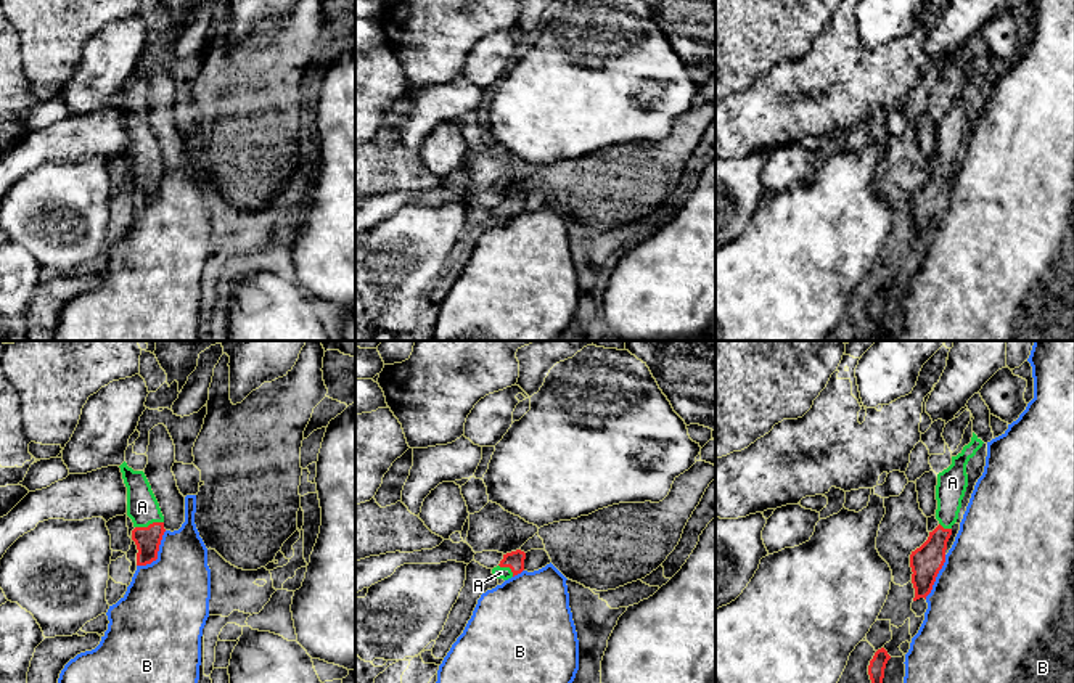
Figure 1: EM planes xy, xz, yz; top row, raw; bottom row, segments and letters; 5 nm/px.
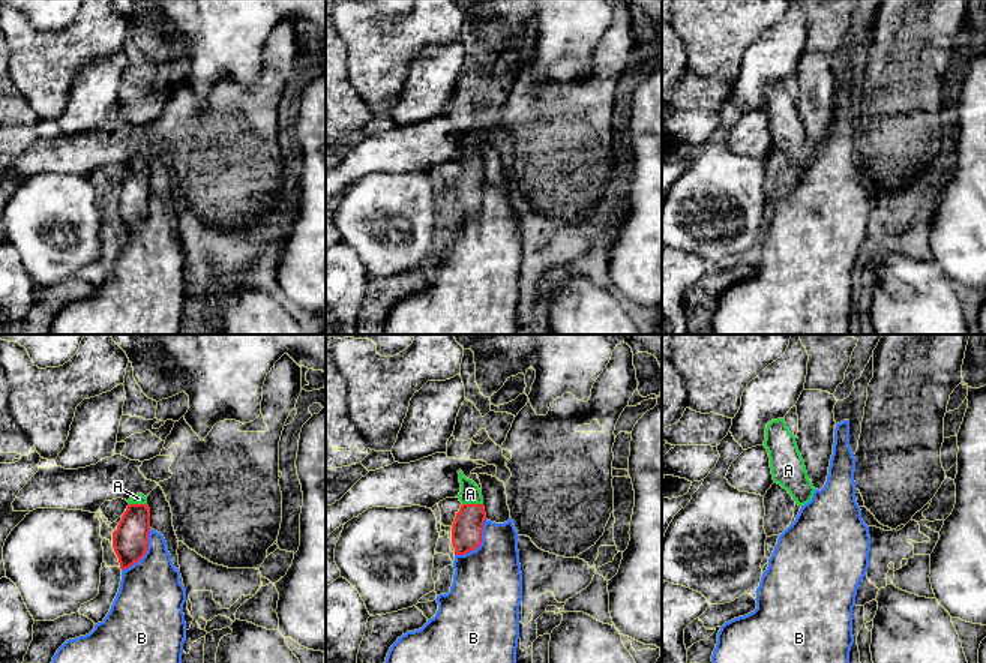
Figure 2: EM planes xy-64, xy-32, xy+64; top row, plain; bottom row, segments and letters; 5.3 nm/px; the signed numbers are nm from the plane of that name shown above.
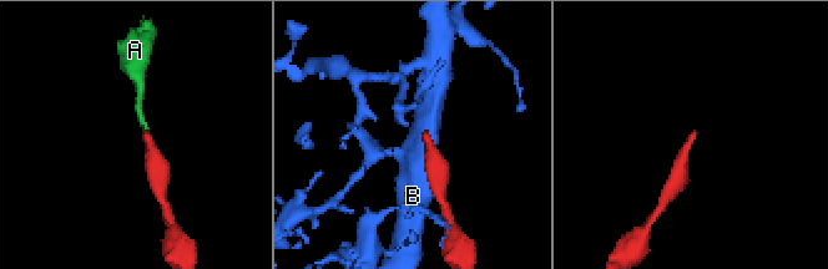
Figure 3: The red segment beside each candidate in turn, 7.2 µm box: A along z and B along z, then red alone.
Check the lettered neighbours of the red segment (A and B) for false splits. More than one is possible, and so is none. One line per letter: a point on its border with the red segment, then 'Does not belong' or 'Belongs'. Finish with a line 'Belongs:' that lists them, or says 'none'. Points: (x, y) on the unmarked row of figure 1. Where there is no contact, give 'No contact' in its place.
A: Touches red at xy (150, 164). Belongs
B: Touches red at xy (156, 195). Does not belong
Belongs: A

